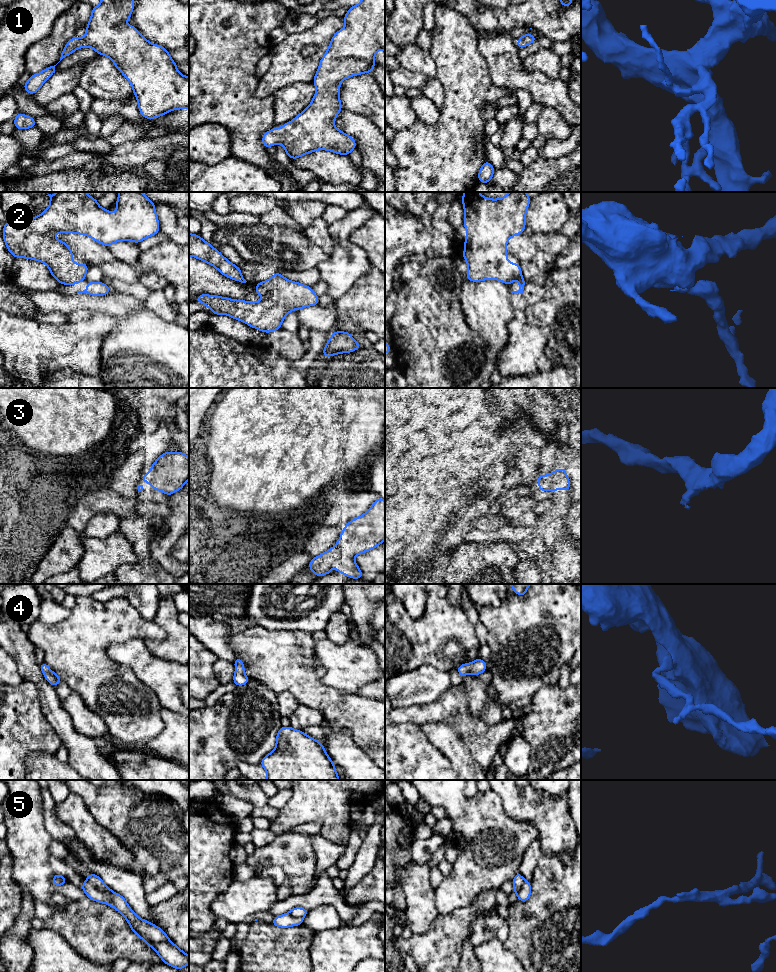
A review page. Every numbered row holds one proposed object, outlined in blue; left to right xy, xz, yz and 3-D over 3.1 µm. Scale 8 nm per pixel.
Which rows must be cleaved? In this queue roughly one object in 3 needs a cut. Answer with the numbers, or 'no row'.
2, 5

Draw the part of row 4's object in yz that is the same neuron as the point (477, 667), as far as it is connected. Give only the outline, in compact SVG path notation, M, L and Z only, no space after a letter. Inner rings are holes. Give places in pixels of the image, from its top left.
M477 658L474 662L464 663L460 665L456 670L462 678L467 674L472 673L473 675L479 676L487 669L487 663L485 663L481 658Z

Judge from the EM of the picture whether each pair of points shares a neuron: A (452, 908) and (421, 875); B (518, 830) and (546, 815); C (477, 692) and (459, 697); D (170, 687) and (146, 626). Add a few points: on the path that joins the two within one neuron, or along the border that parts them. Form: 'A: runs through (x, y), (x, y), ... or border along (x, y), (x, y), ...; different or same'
A: border along (434, 889), (434, 902), (438, 913); different
B: border along (508, 815), (530, 822), (538, 835); different
C: border along (462, 683), (467, 696), (468, 709), (477, 716); different
D: border along (142, 639), (128, 639), (119, 644); different

